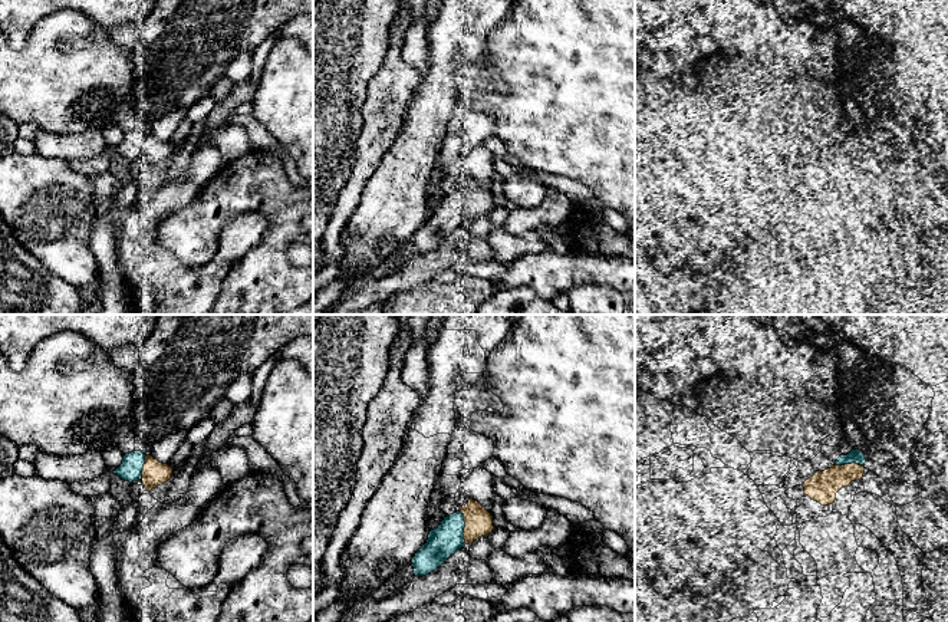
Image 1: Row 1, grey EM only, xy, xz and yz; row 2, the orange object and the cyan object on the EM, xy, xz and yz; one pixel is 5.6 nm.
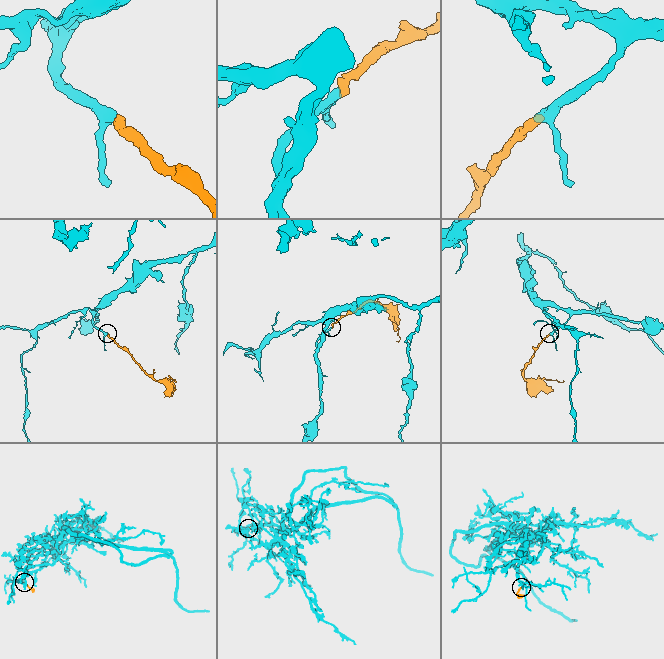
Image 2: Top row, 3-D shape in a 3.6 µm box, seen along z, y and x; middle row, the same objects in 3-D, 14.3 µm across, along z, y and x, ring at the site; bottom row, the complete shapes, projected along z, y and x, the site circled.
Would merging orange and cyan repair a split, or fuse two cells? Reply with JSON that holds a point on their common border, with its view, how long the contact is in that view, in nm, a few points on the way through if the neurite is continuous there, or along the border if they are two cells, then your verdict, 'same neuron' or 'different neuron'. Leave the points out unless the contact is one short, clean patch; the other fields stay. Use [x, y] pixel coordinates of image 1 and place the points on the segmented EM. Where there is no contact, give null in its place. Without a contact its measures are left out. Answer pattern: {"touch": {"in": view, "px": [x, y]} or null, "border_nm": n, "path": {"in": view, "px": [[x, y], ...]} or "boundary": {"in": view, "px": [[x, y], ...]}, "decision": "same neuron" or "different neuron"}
{"touch": {"in": "xz", "px": [464, 527]}, "border_nm": 190, "decision": "same neuron"}

